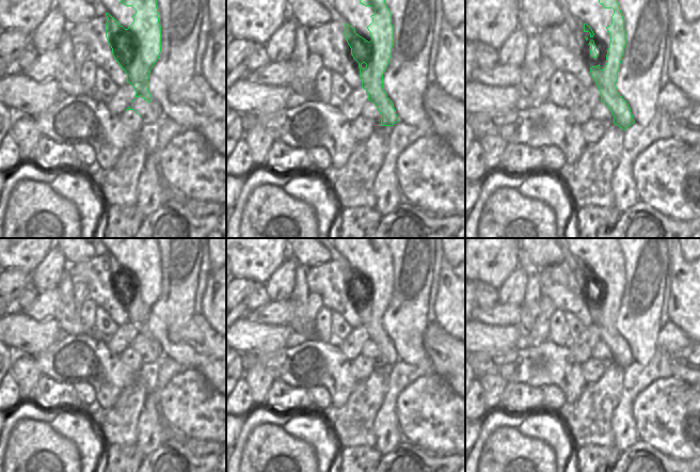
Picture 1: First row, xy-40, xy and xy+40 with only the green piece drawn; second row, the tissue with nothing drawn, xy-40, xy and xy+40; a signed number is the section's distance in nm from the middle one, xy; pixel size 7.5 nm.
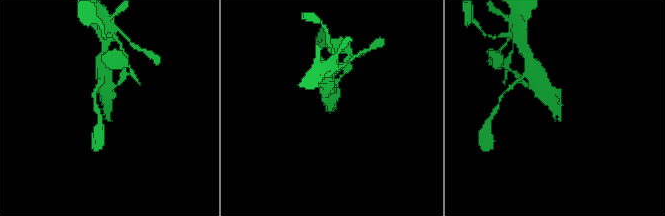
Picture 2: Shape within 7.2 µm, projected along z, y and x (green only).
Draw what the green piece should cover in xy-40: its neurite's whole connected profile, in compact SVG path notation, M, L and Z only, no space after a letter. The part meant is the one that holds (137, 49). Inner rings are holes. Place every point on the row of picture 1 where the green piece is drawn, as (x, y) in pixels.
M121 0L126 6L132 6L136 14L133 22L125 29L114 17L106 13L106 37L112 48L112 54L127 74L127 83L136 91L136 98L141 96L148 104L154 98L160 106L163 117L169 117L189 130L195 130L195 112L182 101L182 91L190 78L189 40L193 35L197 22L200 7L206 0Z

